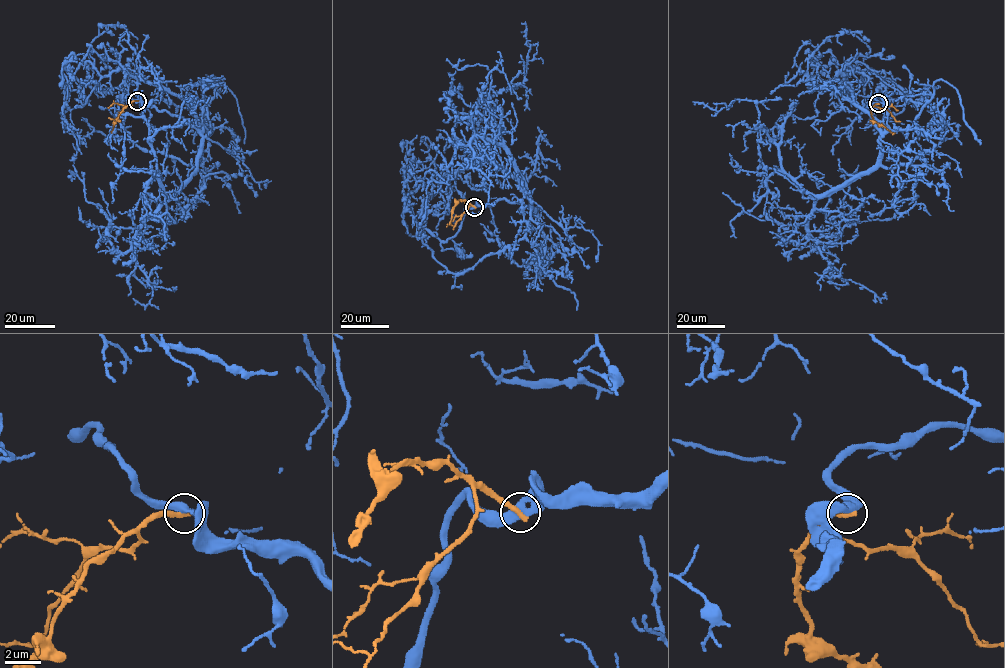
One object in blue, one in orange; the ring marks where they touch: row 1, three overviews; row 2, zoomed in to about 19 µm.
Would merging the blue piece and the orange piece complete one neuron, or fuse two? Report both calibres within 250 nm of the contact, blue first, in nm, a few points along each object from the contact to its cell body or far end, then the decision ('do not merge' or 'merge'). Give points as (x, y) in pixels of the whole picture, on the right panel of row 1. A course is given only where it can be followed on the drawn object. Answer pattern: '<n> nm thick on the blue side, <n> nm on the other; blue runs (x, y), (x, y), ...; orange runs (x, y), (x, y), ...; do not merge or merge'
460 nm thick on the blue side, 340 nm on the other; blue runs (878, 103), (870, 114), (880, 132), (877, 162), (819, 195), (783, 169), (755, 102), (719, 111), (694, 104); orange runs (878, 103), (871, 109), (871, 116), (895, 133); do not merge

